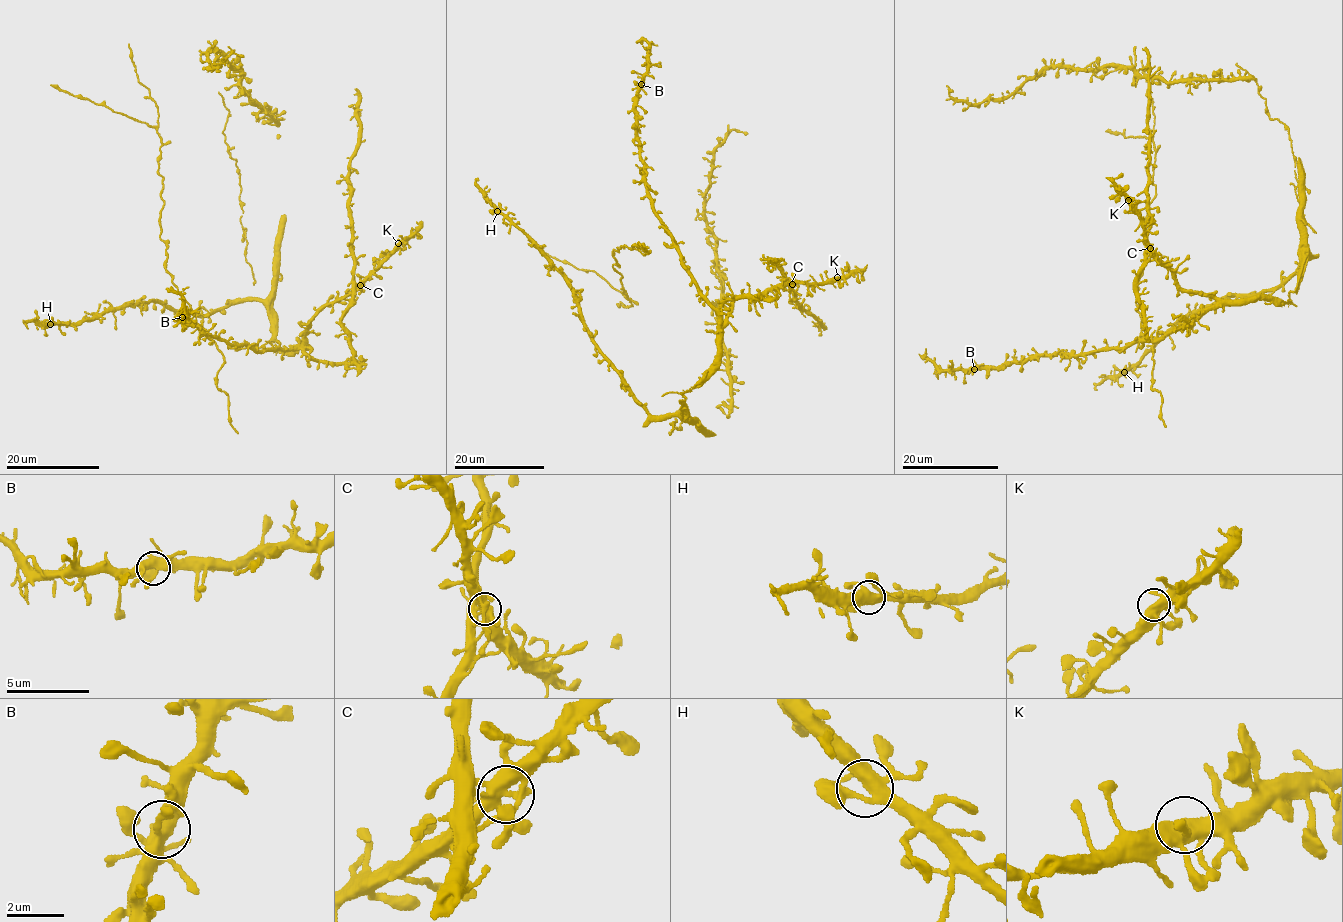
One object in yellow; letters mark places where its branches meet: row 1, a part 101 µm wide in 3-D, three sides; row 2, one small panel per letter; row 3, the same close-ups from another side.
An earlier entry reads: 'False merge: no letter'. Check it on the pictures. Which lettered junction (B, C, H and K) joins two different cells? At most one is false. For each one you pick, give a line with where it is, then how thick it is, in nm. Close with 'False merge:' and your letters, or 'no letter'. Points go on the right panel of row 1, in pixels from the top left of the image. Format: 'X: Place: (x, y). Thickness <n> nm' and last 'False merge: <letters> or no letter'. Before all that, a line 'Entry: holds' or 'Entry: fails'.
Entry: fails
C: Place: (1150, 248). Thickness 440 nm
False merge: C

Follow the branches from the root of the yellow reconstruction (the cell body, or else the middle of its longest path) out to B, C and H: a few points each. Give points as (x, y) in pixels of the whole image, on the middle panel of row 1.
B: (684, 408), (683, 394), (717, 355), (718, 311), (702, 295), (652, 208), (636, 128), (641, 84)
C: (684, 408), (683, 394), (703, 376), (719, 352), (721, 327), (729, 305), (740, 297), (750, 297), (792, 283)
H: (684, 408), (671, 415), (652, 416), (648, 412), (587, 330), (575, 289), (567, 277), (497, 211)

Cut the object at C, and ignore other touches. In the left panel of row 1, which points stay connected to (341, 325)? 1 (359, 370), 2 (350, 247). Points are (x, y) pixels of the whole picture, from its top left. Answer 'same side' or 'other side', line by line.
1: same side
2: same side

